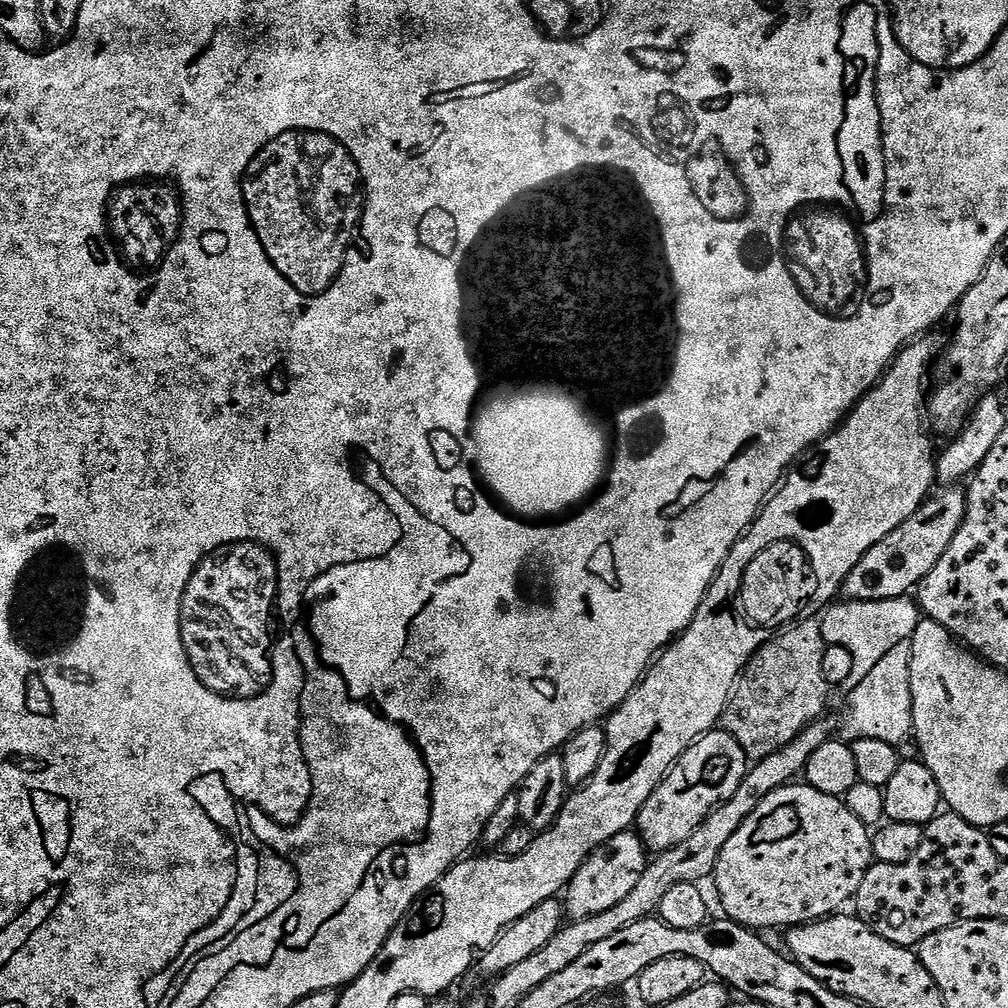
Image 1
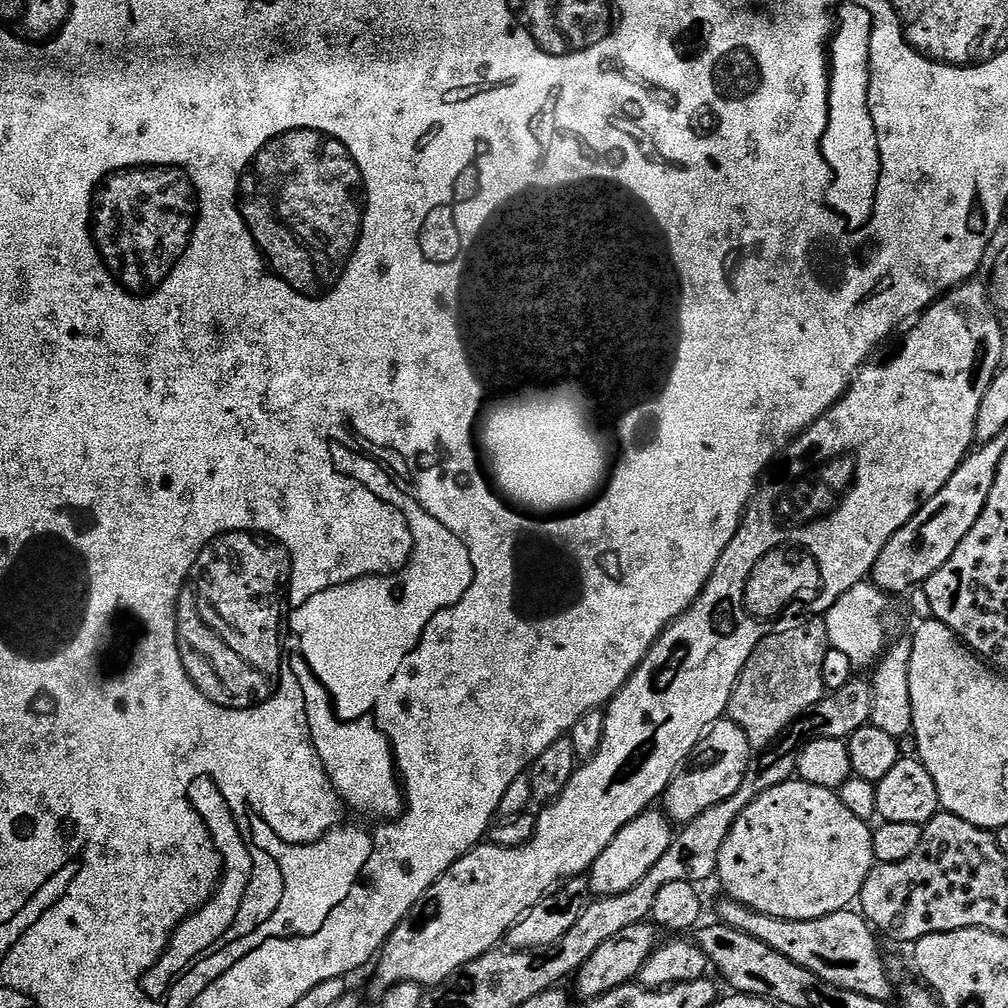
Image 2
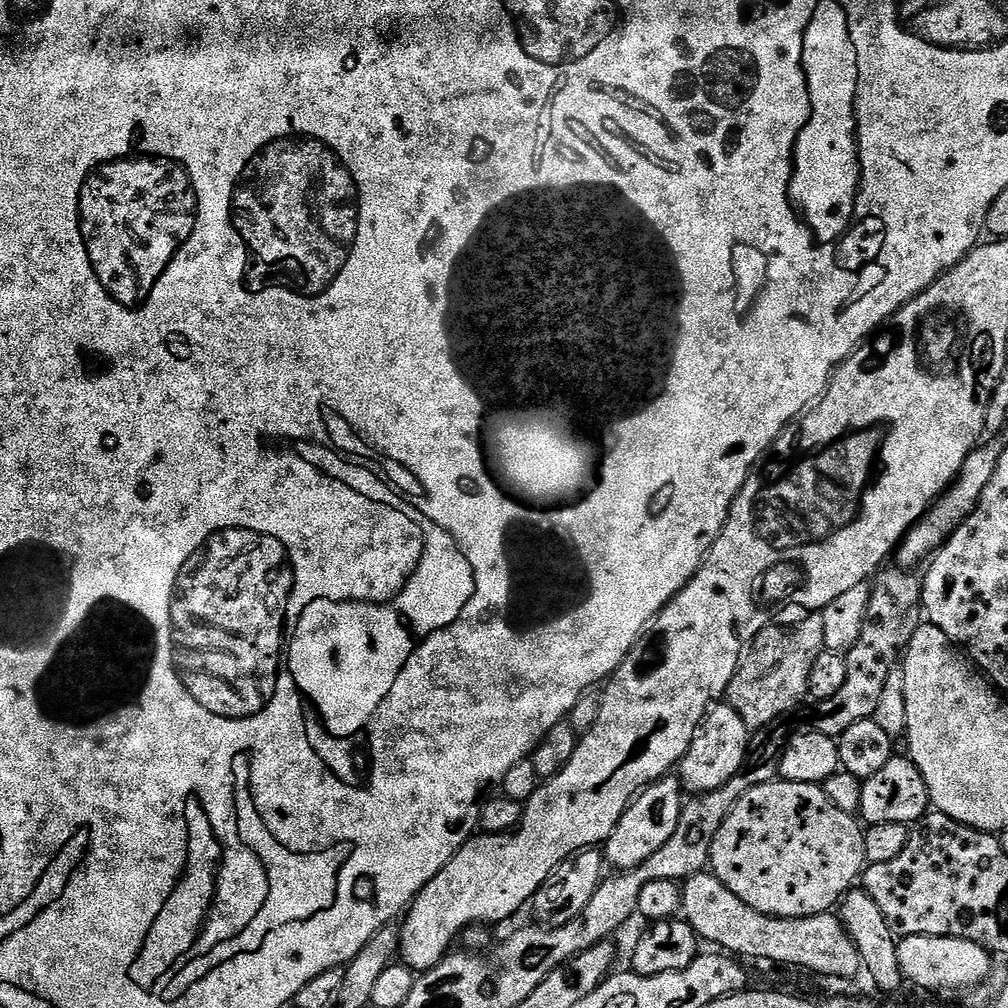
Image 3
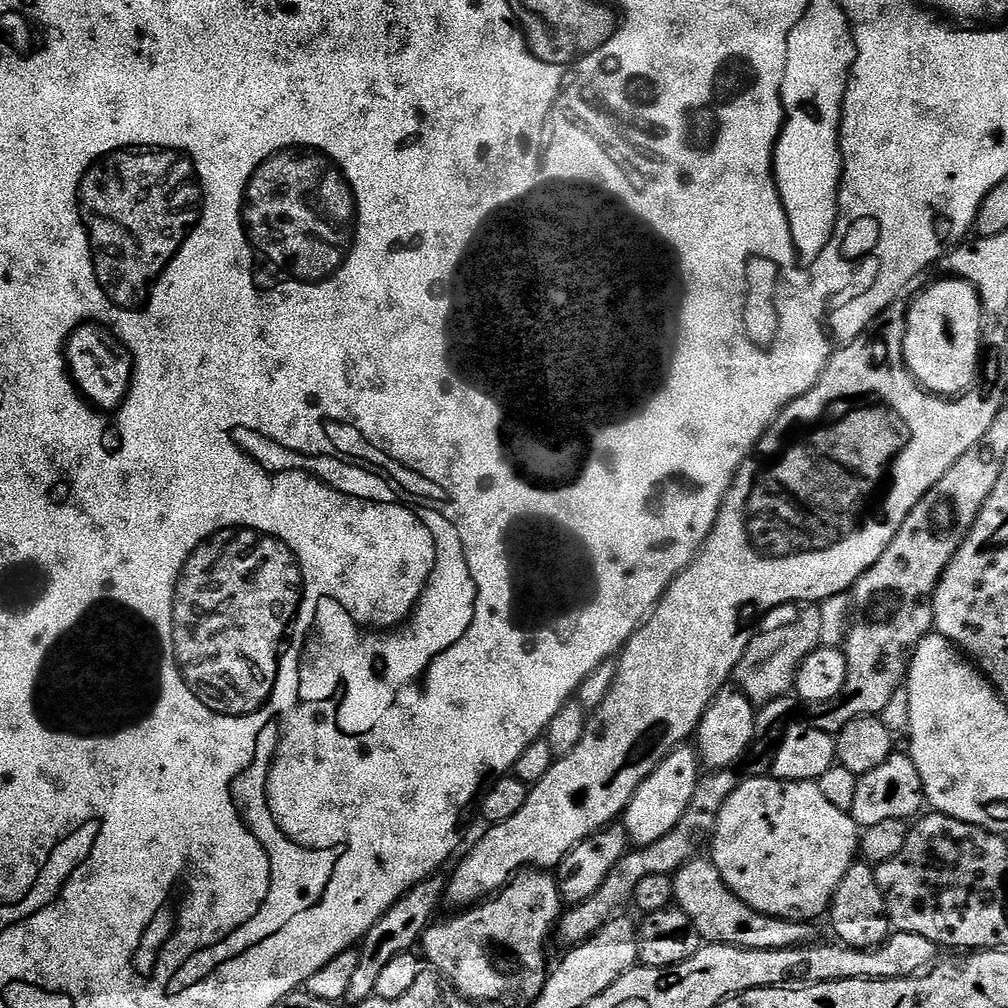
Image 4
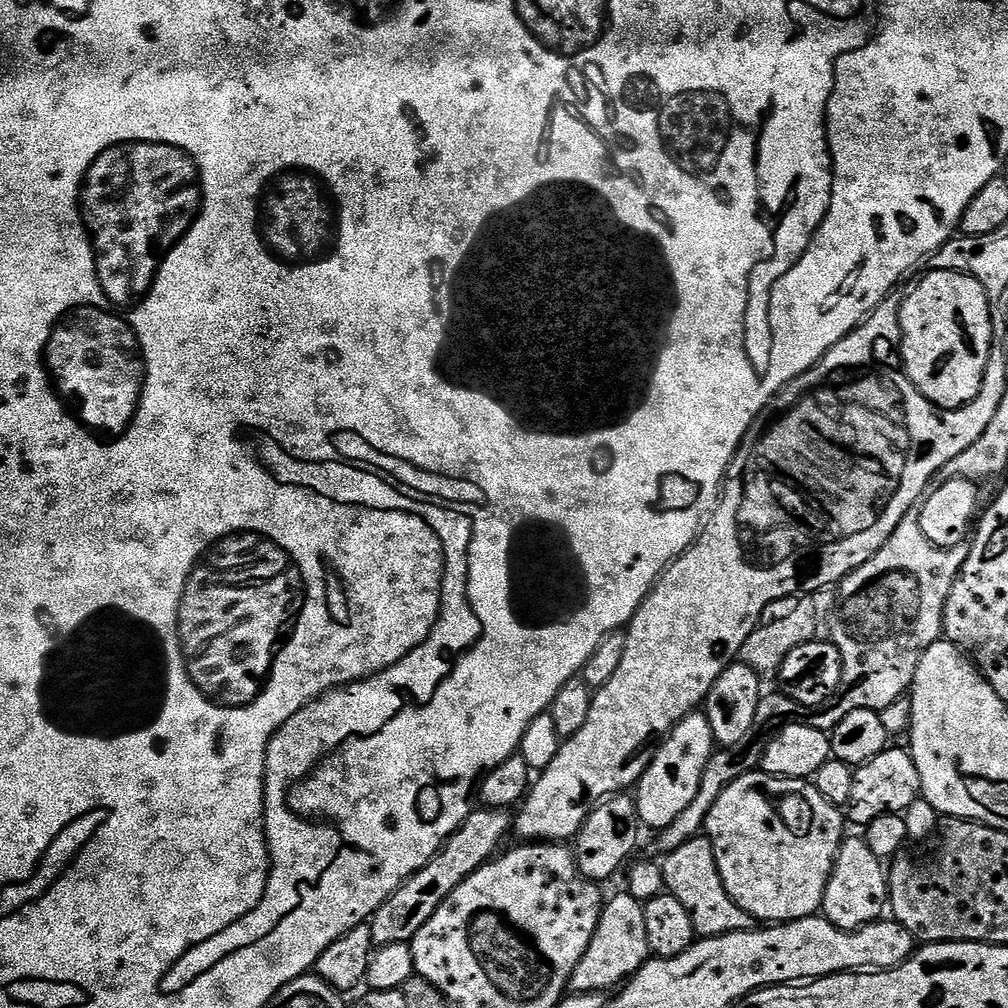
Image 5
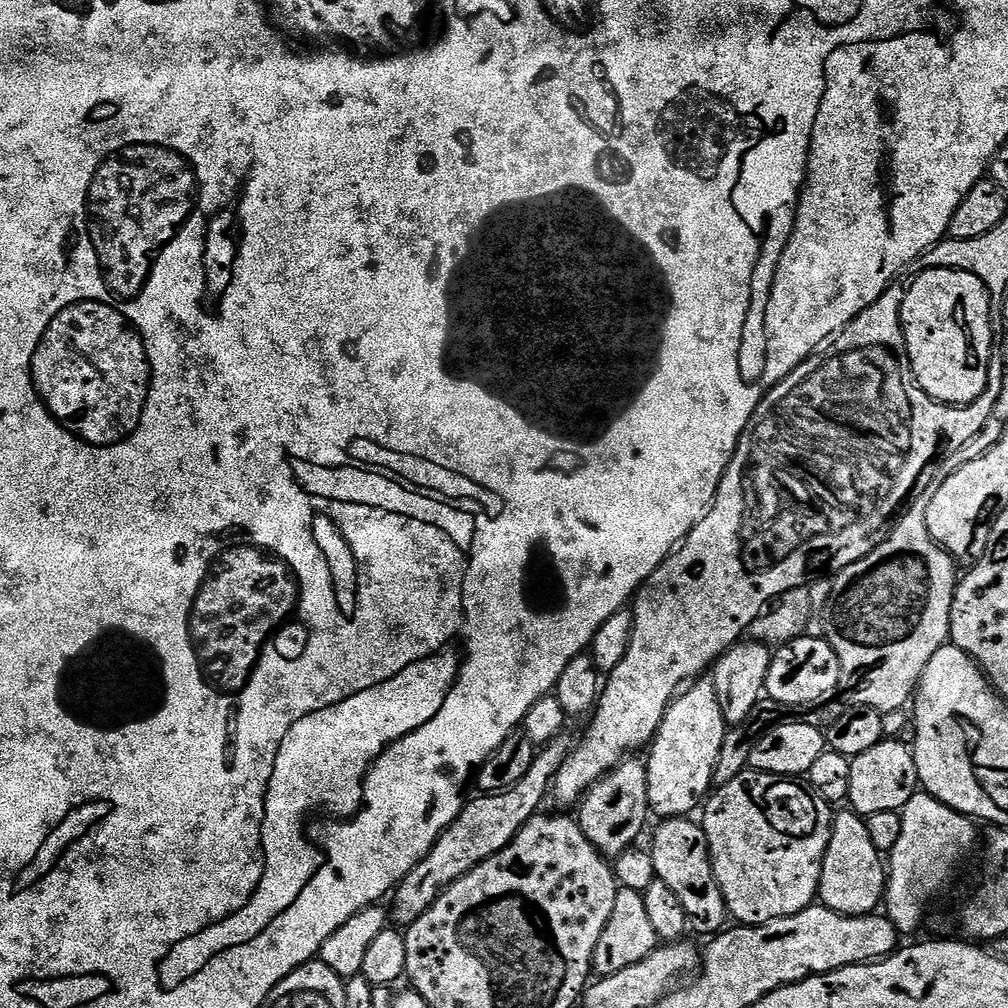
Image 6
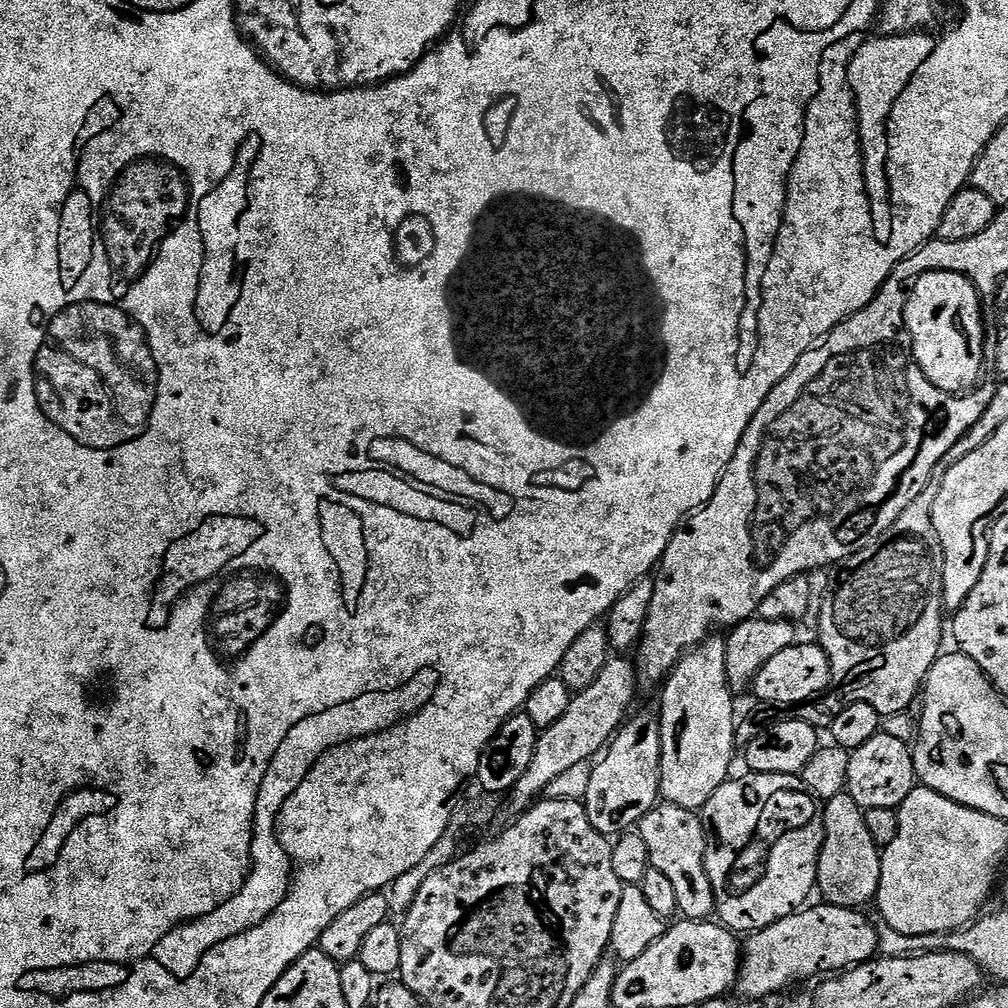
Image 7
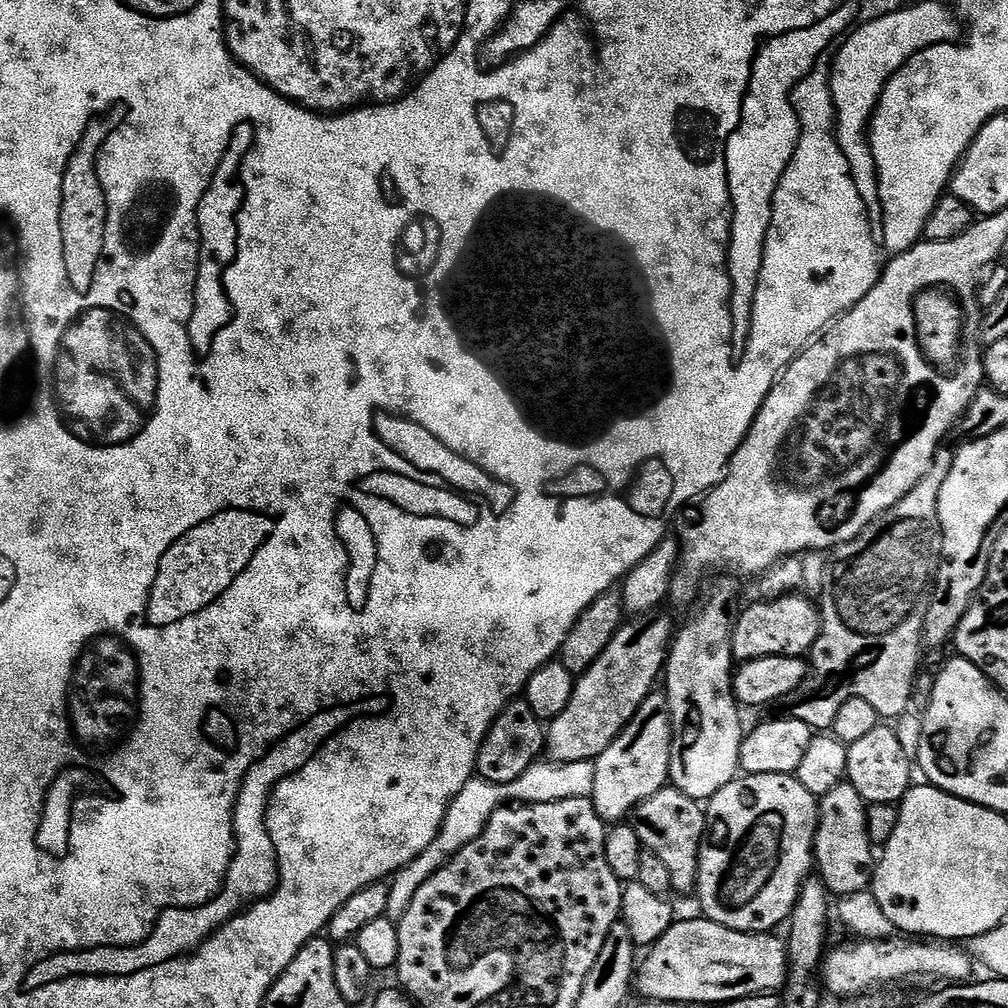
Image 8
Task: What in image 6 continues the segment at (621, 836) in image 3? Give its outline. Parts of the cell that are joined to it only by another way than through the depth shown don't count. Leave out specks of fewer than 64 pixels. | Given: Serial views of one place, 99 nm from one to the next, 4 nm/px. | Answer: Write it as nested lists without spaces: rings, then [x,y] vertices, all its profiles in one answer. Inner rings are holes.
[[[700,678],[695,682],[689,683],[687,687],[685,687],[683,691],[677,695],[676,699],[672,701],[672,705],[666,710],[666,714],[660,723],[660,729],[656,731],[656,736],[650,745],[650,751],[647,753],[649,756],[646,756],[646,763],[648,766],[648,807],[653,817],[660,816],[656,818],[684,818],[689,814],[692,814],[692,811],[694,811],[696,807],[696,811],[701,807],[702,801],[709,795],[709,793],[713,791],[714,788],[712,775],[716,769],[718,754],[722,754],[722,742],[724,741],[725,731],[726,725],[724,722],[724,715],[722,714],[722,706],[718,706],[718,694],[714,694],[714,686],[712,685],[711,679]]]

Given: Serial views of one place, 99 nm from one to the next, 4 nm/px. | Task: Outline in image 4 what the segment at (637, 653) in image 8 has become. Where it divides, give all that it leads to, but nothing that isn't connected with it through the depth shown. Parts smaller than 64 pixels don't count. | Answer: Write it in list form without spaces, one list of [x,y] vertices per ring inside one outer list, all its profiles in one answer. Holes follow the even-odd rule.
[[[437,874],[423,880],[420,884],[415,884],[405,896],[398,898],[398,902],[394,902],[394,906],[390,906],[390,910],[386,910],[386,914],[382,914],[382,918],[378,918],[378,922],[374,922],[374,926],[366,933],[358,948],[360,953],[358,967],[355,968],[354,975],[350,977],[346,997],[349,1005],[355,1006],[366,1002],[376,995],[378,977],[382,974],[382,969],[393,958],[398,958],[398,954],[411,952],[421,943],[425,930],[433,923],[432,911],[439,906],[440,900],[442,904],[445,896],[445,877]]]

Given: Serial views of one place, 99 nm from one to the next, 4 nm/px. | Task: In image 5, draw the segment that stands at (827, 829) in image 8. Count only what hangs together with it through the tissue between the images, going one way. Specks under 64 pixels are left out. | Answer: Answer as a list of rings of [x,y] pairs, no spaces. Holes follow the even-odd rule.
[[[849,835],[840,844],[840,852],[836,855],[836,864],[826,886],[822,915],[834,926],[844,932],[857,932],[867,924],[881,919],[889,907],[888,873],[885,861],[879,860],[866,846],[863,835]]]

